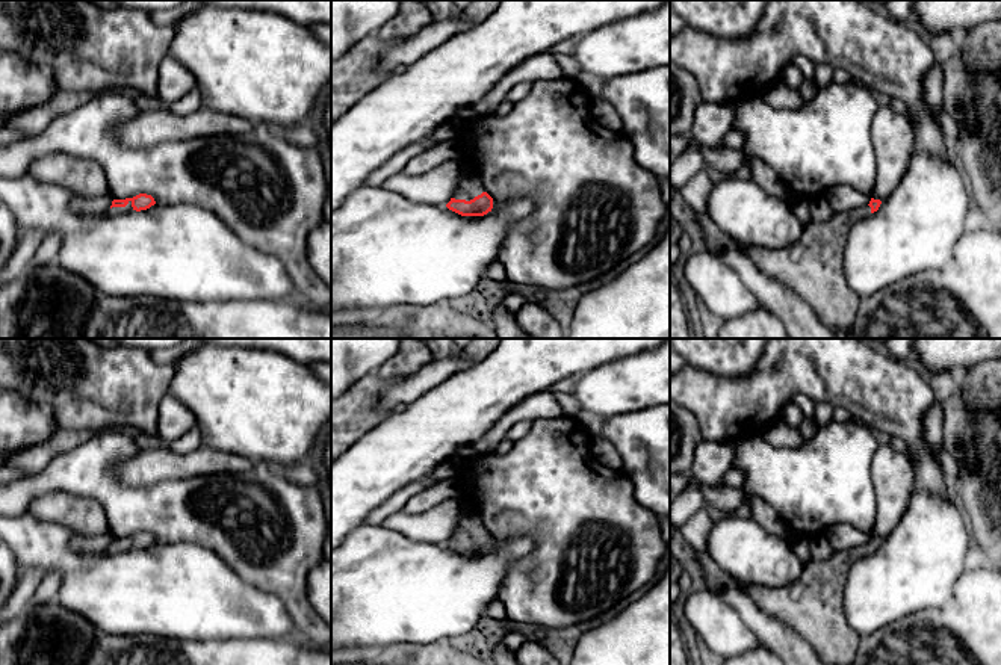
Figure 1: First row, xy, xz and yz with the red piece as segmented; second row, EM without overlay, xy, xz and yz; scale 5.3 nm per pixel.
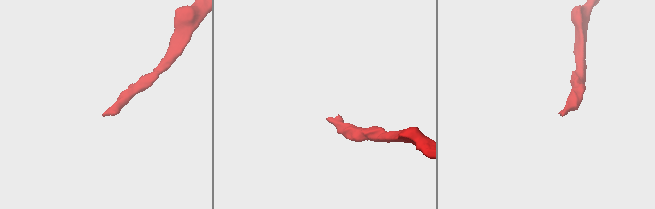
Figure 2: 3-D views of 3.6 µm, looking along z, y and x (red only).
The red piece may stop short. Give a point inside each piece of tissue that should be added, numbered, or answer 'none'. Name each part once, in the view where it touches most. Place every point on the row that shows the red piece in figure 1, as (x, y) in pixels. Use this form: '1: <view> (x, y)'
1: xz (469, 186)

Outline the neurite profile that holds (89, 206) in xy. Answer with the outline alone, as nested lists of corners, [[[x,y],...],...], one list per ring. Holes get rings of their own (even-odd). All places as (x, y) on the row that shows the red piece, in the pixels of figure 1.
[[[77,196],[76,209],[79,212],[83,212],[85,215],[104,215],[109,212],[112,201],[113,201],[112,196],[104,196],[104,198]]]

